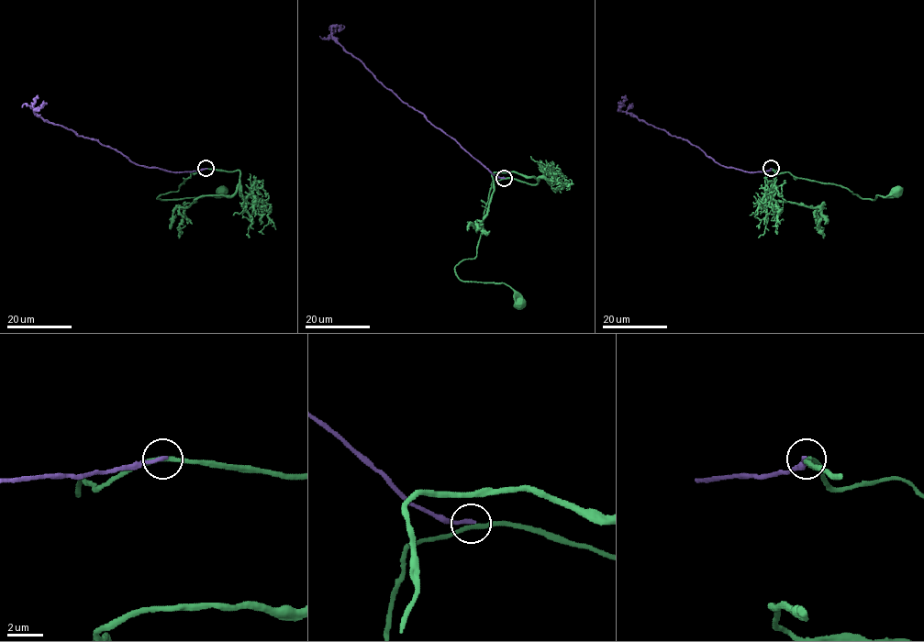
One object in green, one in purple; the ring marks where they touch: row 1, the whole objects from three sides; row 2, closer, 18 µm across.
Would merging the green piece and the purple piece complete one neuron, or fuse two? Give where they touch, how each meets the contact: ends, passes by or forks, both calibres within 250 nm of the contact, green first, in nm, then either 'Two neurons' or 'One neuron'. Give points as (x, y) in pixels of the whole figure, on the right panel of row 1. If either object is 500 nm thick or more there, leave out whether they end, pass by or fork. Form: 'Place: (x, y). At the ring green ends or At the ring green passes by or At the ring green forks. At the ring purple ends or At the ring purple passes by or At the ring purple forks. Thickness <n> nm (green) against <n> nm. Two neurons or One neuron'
Place: (771, 168). At the ring green passes by. At the ring purple ends. Thickness 260 nm (green) against 240 nm. Two neurons

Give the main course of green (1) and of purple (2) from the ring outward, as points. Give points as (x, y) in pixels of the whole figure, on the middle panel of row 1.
1: (504, 178), (491, 183), (477, 254), (461, 260), (454, 272), (463, 281), (504, 282), (524, 300), (522, 303)
2: (504, 178), (493, 175), (422, 114), (403, 102), (341, 46), (332, 35), (330, 26), (332, 30), (336, 28)

